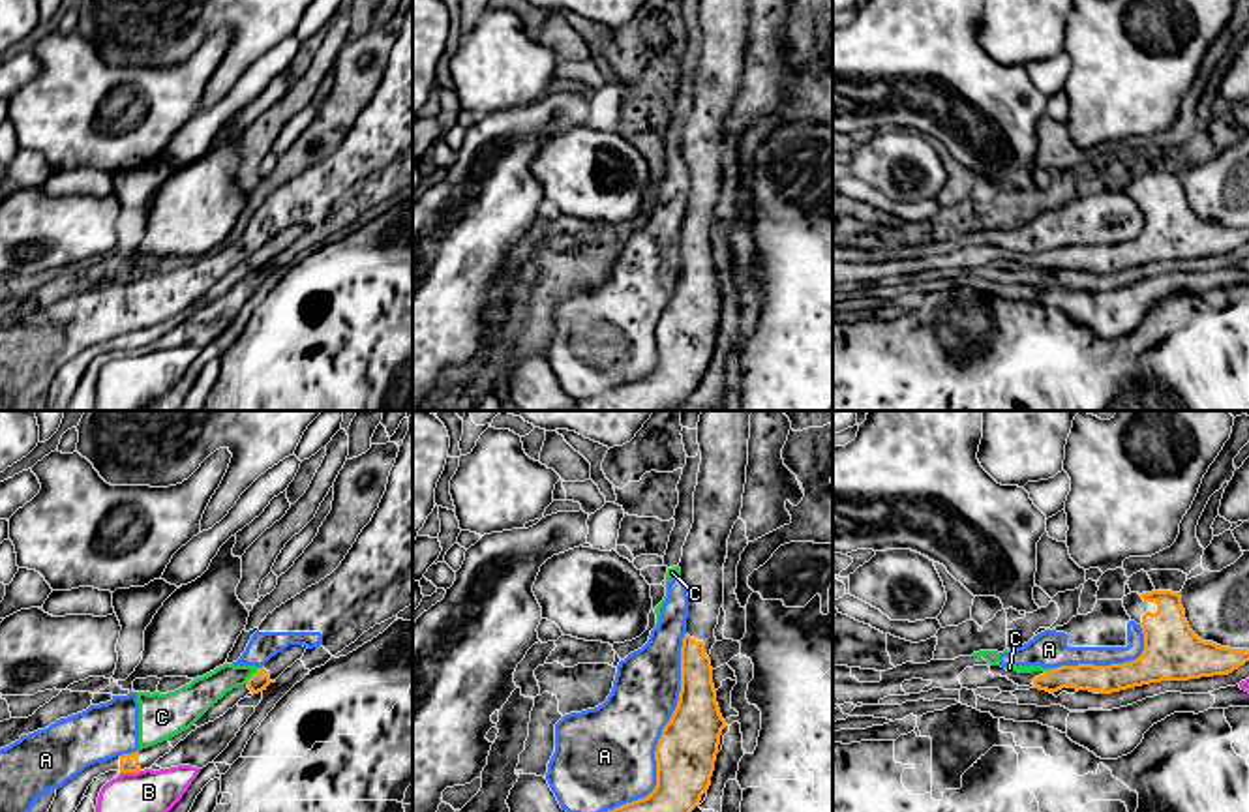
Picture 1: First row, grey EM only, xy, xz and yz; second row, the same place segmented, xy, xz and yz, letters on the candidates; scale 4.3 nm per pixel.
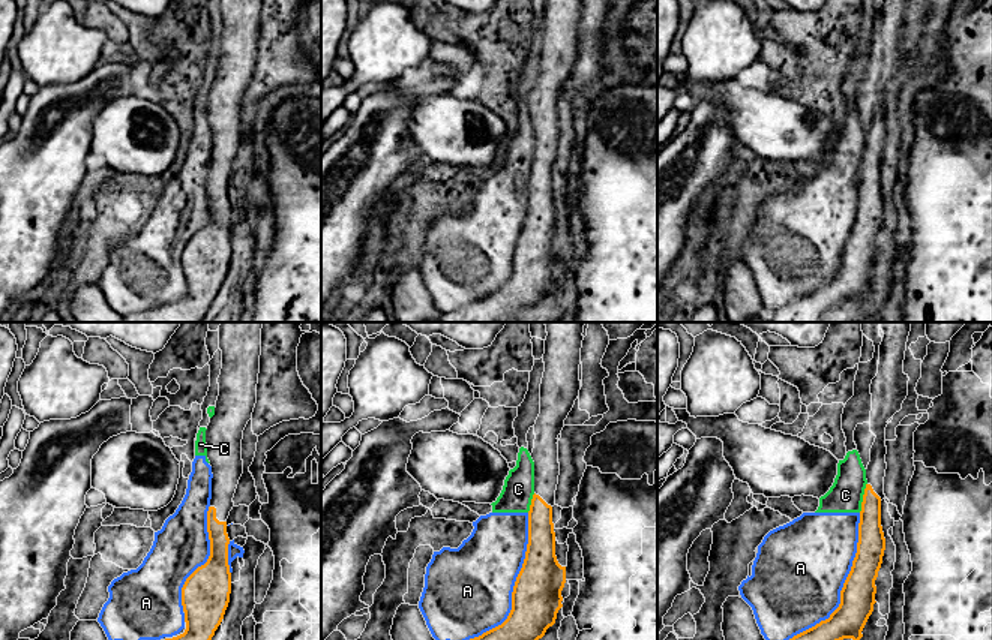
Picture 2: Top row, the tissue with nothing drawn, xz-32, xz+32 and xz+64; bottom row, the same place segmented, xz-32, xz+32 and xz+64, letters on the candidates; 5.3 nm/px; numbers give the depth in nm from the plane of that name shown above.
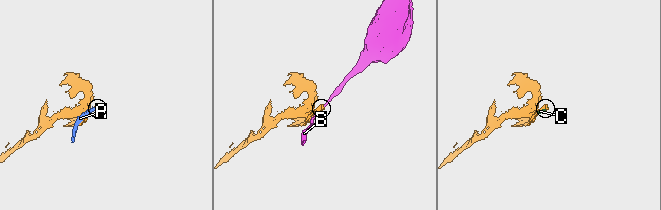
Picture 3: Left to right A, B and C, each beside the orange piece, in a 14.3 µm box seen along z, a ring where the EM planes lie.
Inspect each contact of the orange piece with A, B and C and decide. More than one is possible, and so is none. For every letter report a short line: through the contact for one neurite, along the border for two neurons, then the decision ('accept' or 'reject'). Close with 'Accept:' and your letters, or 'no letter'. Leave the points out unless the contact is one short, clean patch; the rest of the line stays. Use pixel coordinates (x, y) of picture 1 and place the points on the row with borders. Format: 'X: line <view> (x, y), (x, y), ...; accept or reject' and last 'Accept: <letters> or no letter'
A: reject
B: line xy (139, 769), (120, 773); reject
C: line xy (259, 668), (244, 683); reject
Accept: no letter

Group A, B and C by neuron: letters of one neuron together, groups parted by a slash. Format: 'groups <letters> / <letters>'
groups A C / B

